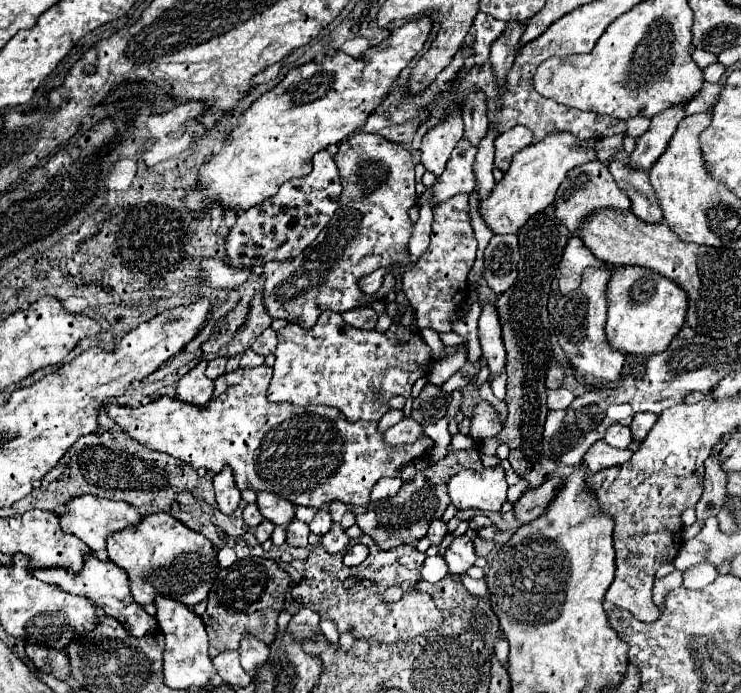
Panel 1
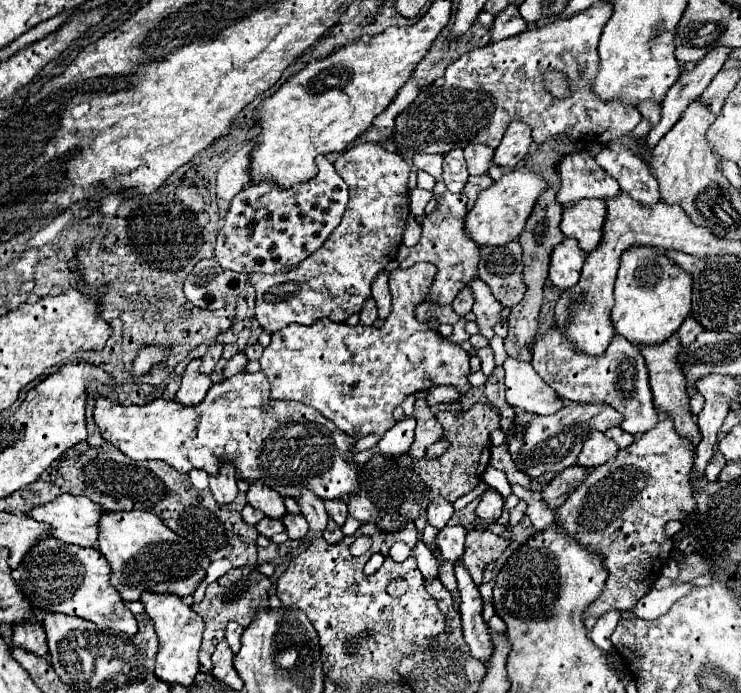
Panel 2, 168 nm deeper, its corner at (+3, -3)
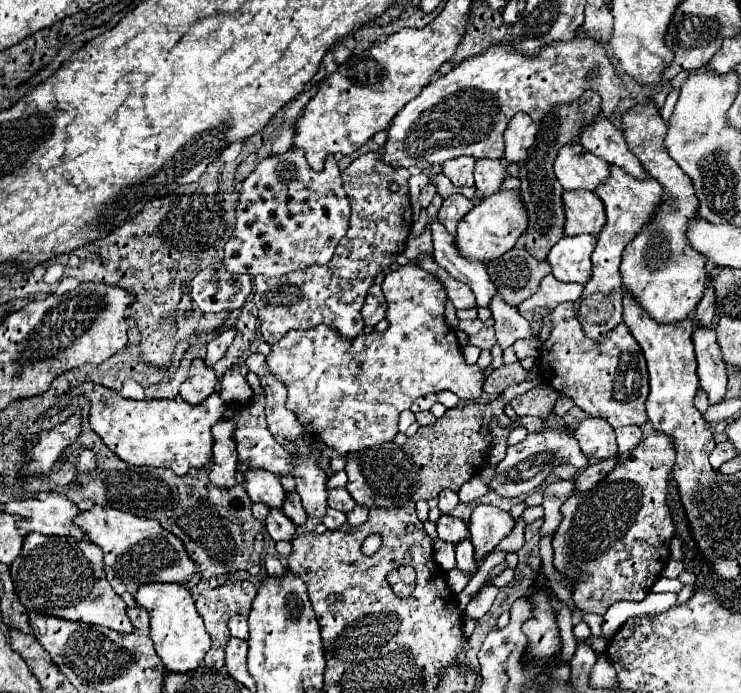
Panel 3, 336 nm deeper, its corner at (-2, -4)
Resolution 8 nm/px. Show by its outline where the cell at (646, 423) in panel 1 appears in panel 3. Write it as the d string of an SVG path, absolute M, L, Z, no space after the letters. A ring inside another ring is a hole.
M561 303L553 309L553 331L543 343L539 367L545 381L559 393L569 395L577 407L593 417L603 417L615 429L621 425L643 425L647 421L645 399L649 395L649 377L639 343L625 323L611 329L603 341L585 337L575 319L573 303Z

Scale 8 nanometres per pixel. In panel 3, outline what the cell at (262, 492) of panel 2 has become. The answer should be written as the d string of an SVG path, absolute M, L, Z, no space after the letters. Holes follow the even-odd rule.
M247 469L245 477L245 491L253 503L265 503L267 507L281 507L285 501L285 491L279 479L265 469Z

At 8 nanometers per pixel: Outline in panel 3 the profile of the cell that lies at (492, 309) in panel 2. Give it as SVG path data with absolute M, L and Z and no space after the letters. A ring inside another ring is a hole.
M437 217L431 221L429 227L433 233L433 259L437 261L437 265L441 265L453 279L467 283L473 289L479 307L489 307L489 301L497 289L491 283L485 265L467 261L455 247L453 235L447 233L447 229Z

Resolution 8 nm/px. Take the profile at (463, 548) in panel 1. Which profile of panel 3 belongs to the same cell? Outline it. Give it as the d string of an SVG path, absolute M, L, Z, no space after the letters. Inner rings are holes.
M441 515L437 521L437 533L443 541L449 541L453 545L457 545L459 541L467 539L469 531L467 531L467 523L463 523L459 517L453 515Z

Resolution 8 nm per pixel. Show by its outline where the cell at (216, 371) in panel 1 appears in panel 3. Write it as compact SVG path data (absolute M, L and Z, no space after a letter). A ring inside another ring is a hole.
M227 329L227 331L221 331L221 333L207 345L205 363L207 363L209 367L213 367L213 365L225 355L225 351L227 351L227 347L231 345L233 337L235 337L235 329Z

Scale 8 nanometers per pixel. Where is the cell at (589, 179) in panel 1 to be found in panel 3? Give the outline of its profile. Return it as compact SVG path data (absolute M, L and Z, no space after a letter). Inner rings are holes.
M563 145L553 163L555 175L563 189L589 189L601 185L607 179L609 165L601 157L595 157L583 145Z

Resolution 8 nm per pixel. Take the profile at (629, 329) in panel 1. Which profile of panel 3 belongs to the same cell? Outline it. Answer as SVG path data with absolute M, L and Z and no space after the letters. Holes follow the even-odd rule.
M653 101L639 103L623 113L623 135L629 151L633 151L643 169L661 183L667 201L659 205L659 209L651 215L649 225L645 225L623 251L621 275L625 289L643 305L651 319L659 323L673 323L687 319L701 301L707 281L707 257L703 257L689 245L687 229L689 221L699 217L699 203L691 179L669 157L663 145L665 133L667 123L661 119L659 109Z

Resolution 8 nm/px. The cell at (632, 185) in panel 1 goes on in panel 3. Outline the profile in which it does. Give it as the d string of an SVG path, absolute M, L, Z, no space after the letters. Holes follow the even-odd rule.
M595 117L587 129L581 133L581 145L595 153L597 157L605 159L611 165L617 165L631 173L637 179L645 179L647 173L641 167L639 159L627 149L627 141L623 137L623 131L619 131L611 121L605 117Z

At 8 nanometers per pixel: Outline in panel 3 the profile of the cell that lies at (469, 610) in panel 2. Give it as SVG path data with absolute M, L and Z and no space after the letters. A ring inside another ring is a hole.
M469 539L459 541L457 547L457 569L473 573L475 571L475 559L473 559L473 545Z

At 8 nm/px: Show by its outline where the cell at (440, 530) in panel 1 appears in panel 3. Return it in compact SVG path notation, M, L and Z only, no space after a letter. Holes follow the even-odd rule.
M441 489L441 493L439 493L439 509L441 509L441 513L451 513L451 509L453 509L457 503L459 503L459 497L457 497L455 491L451 491L451 489Z

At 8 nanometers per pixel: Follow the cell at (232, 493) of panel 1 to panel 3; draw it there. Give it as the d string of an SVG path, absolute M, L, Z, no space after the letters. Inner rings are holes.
M219 421L211 427L213 433L213 465L209 471L211 483L215 483L221 489L233 487L235 471L237 471L237 445L233 439L235 423L233 421Z

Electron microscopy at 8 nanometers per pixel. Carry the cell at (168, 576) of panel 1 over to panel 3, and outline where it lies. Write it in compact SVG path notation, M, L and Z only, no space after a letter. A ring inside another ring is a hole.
M93 505L93 509L81 511L75 517L75 525L83 529L91 543L103 549L103 569L117 595L125 591L135 595L137 587L153 581L187 583L187 579L195 573L195 563L187 557L179 539L167 533L155 519L143 519L111 507Z

